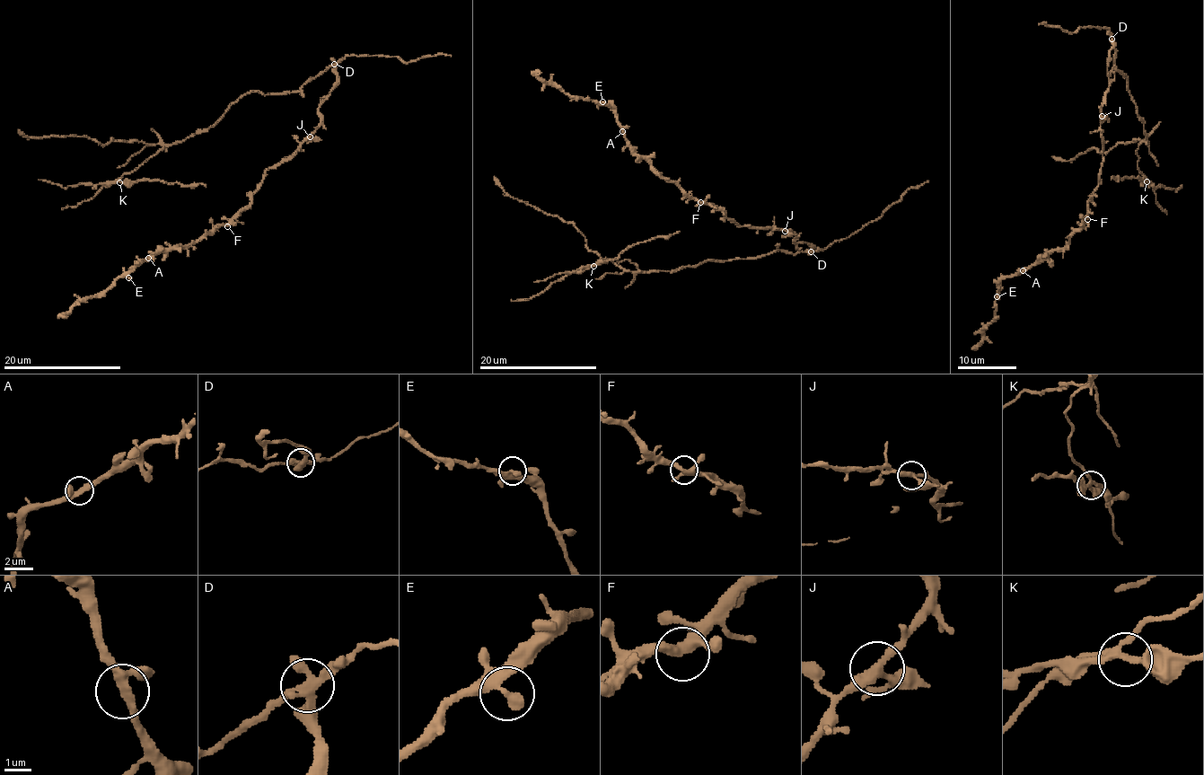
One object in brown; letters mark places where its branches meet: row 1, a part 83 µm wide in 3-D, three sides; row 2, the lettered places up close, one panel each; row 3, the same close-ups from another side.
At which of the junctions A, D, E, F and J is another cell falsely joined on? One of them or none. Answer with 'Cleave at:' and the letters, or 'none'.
Cleave at: D

